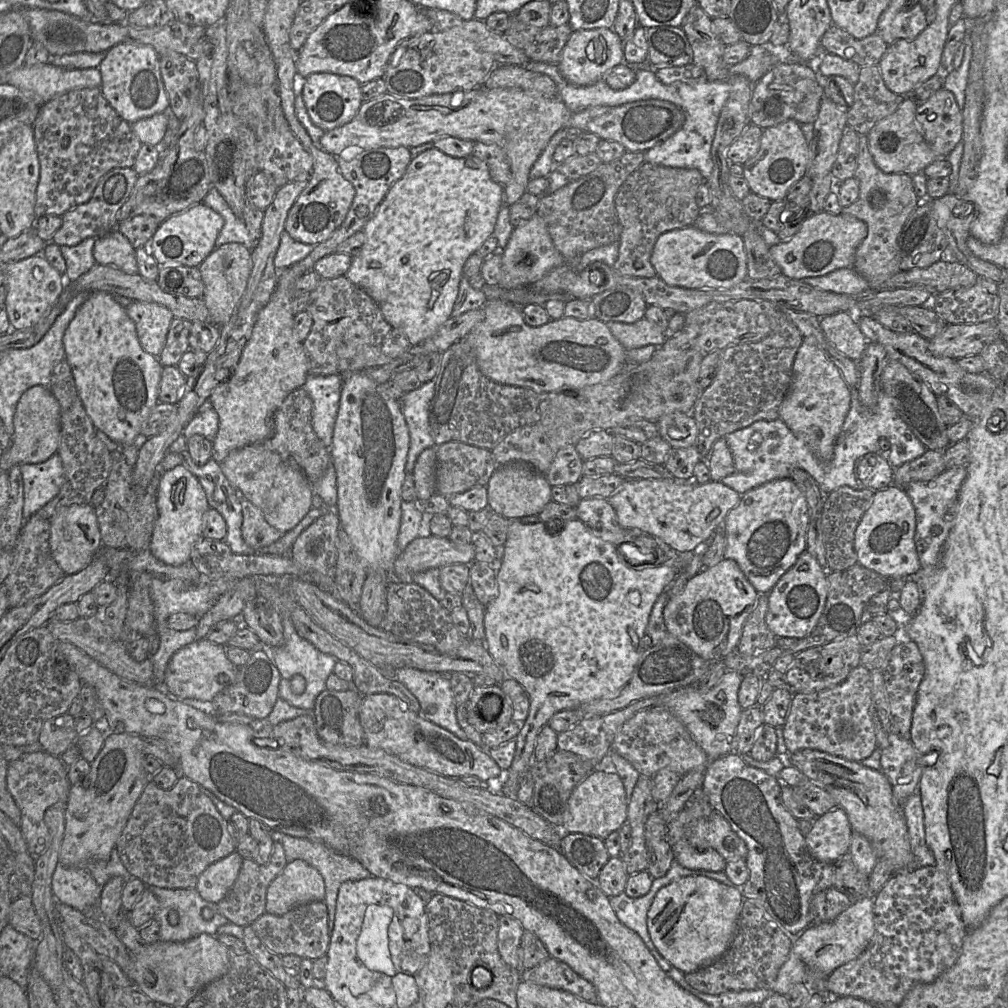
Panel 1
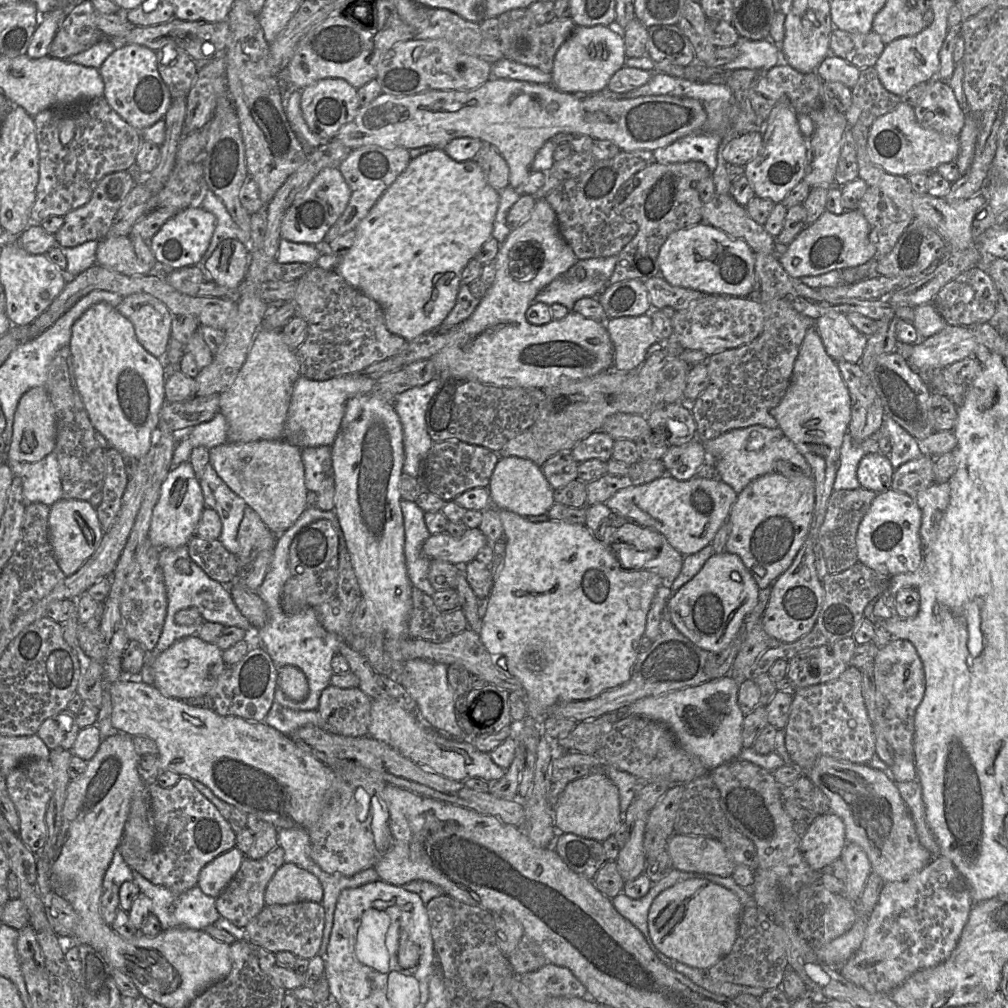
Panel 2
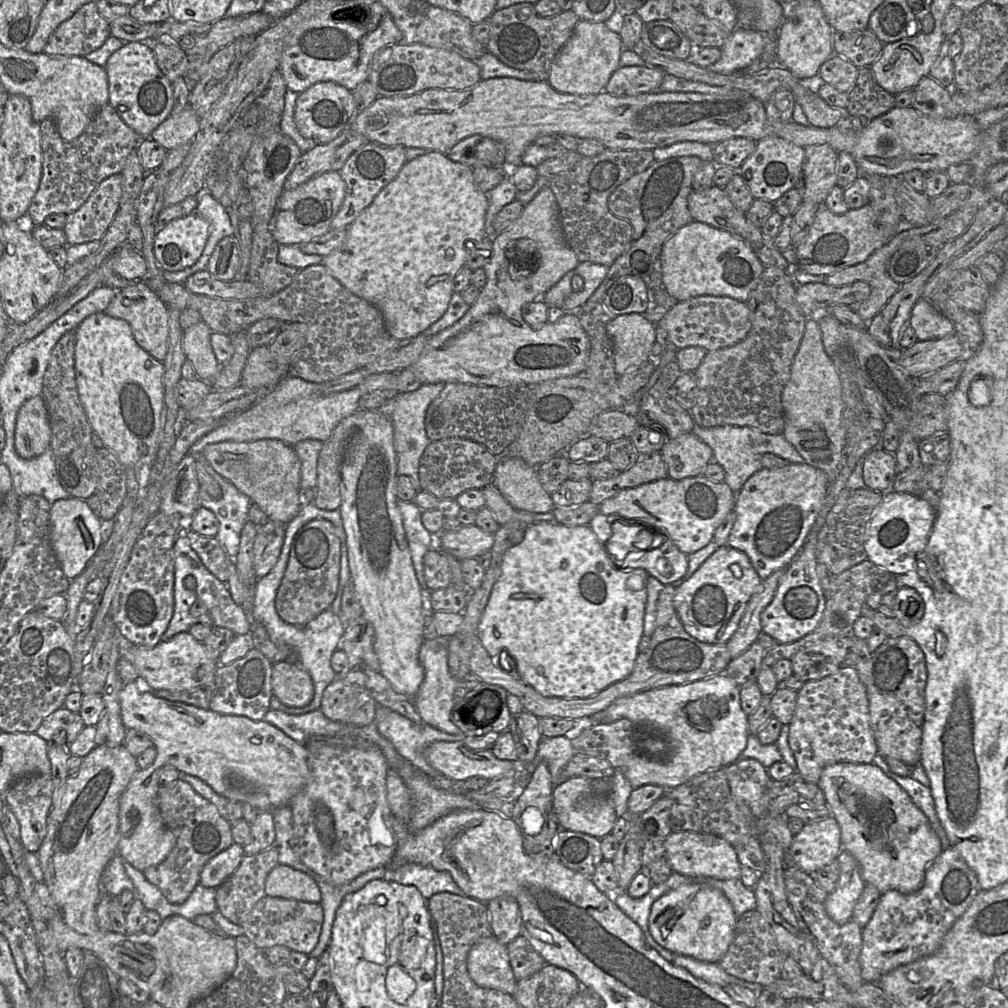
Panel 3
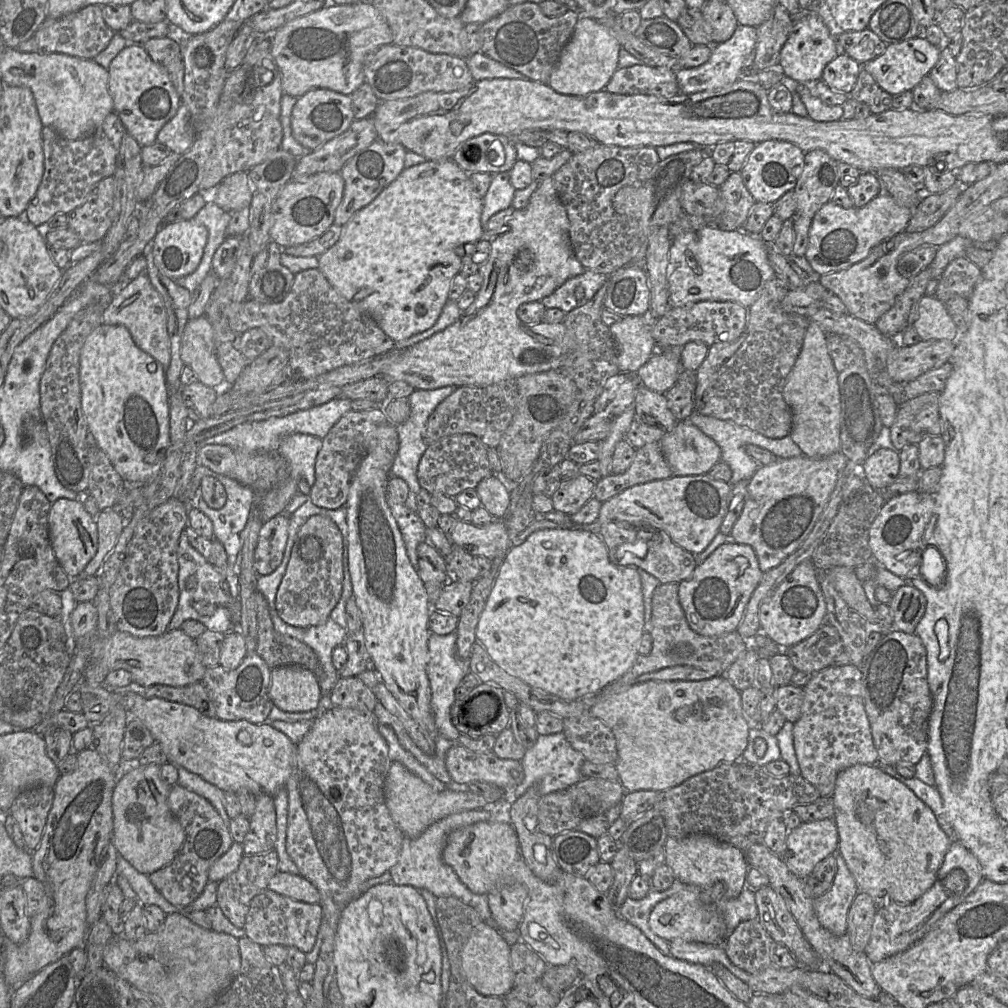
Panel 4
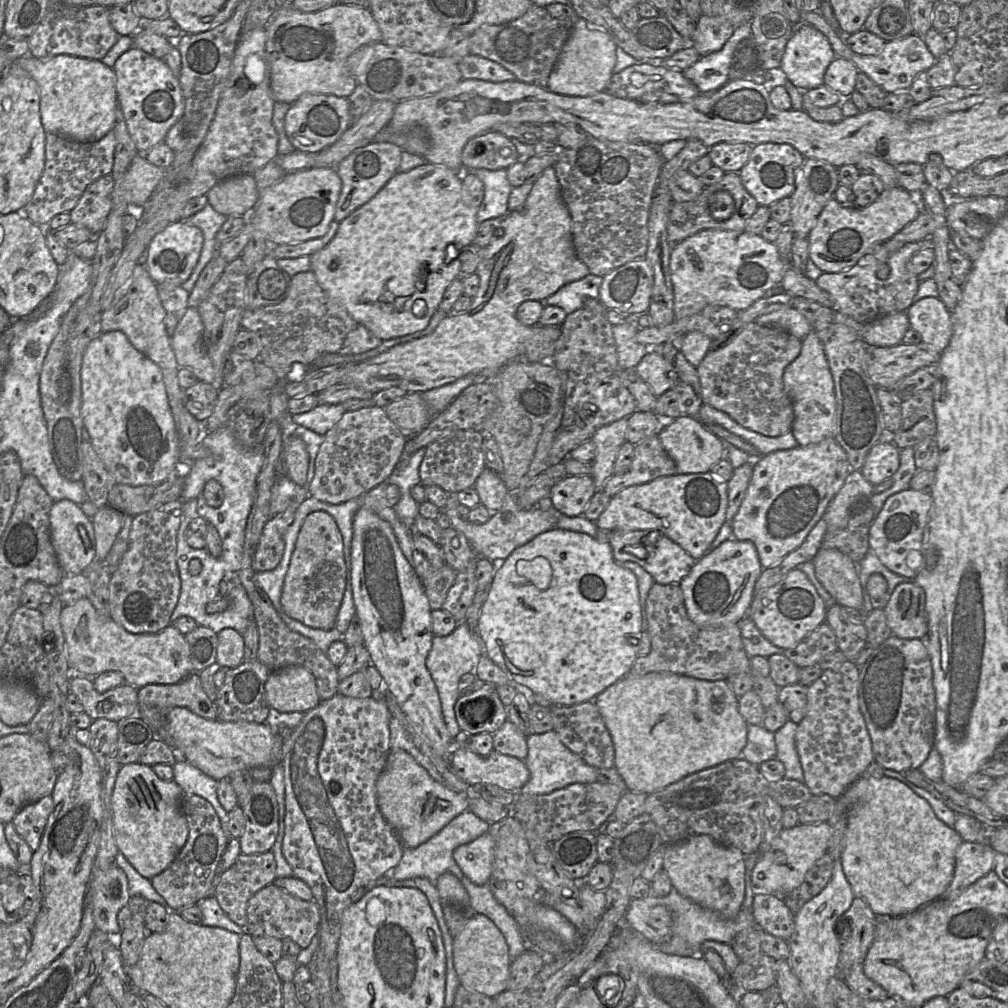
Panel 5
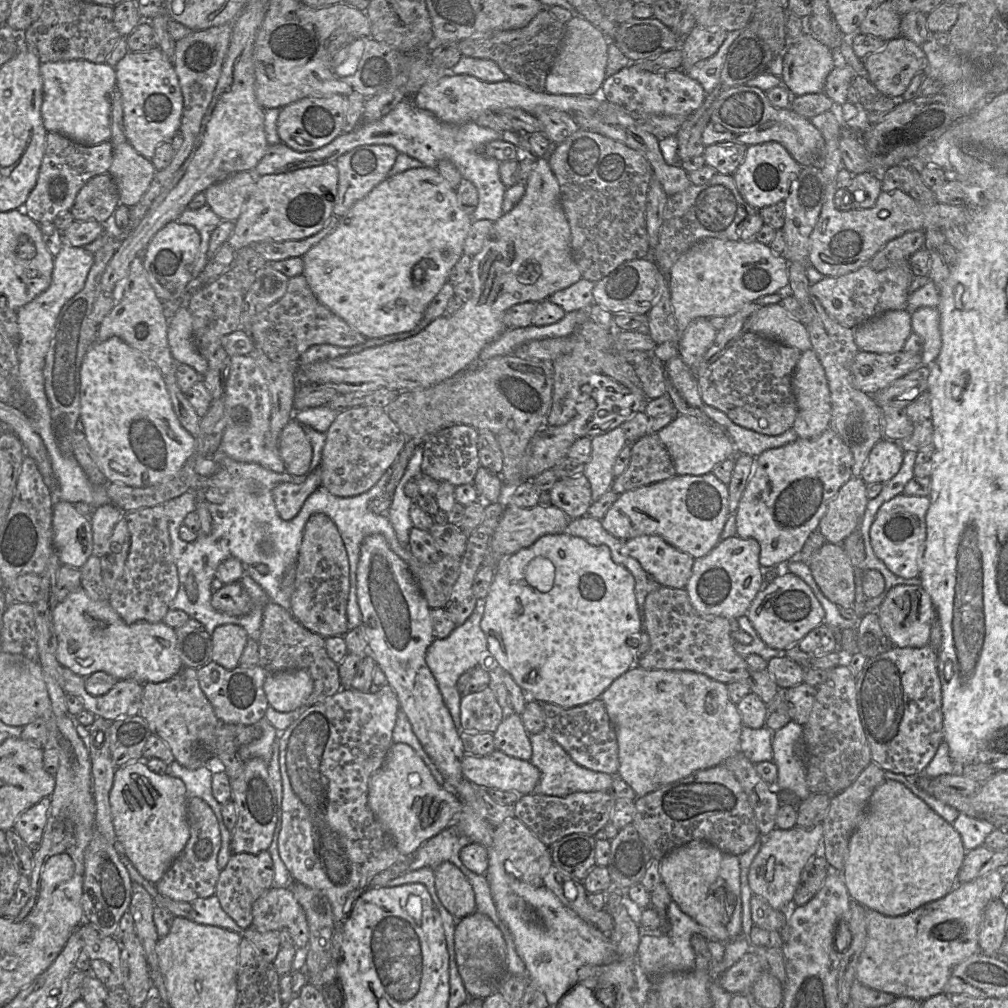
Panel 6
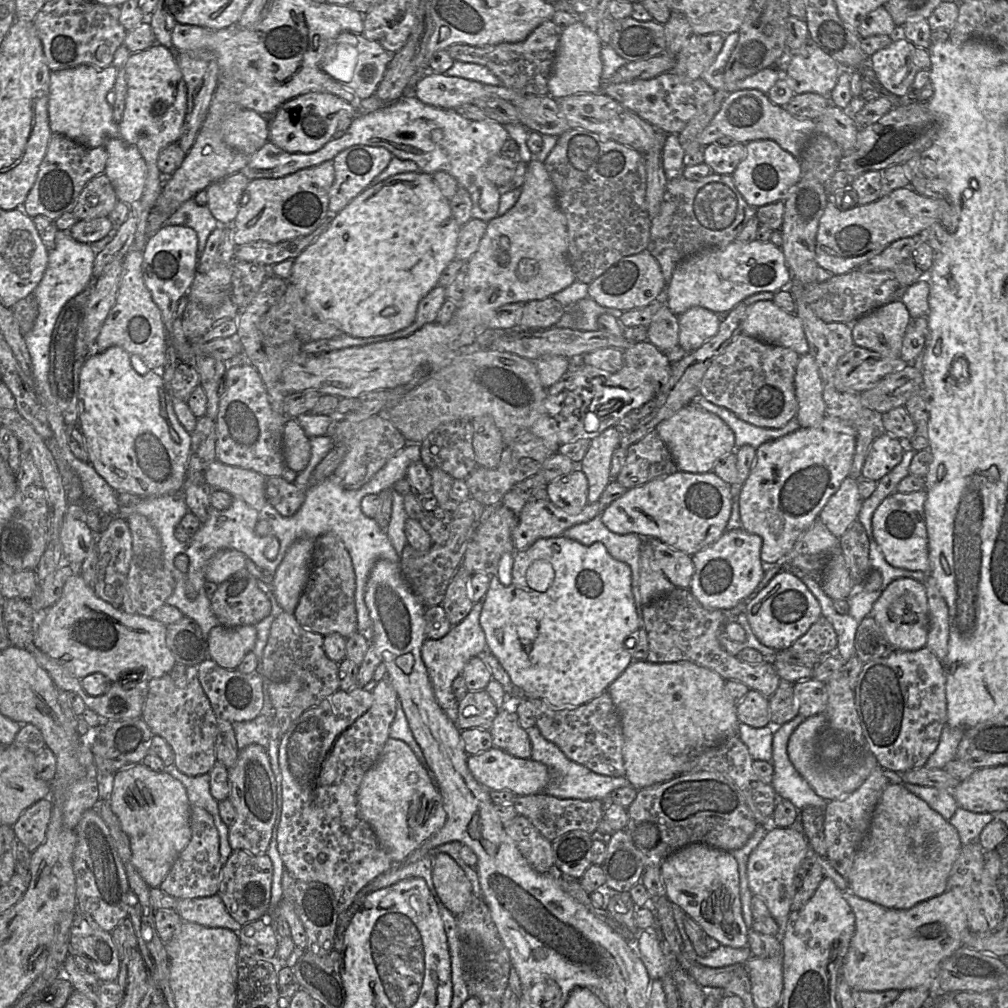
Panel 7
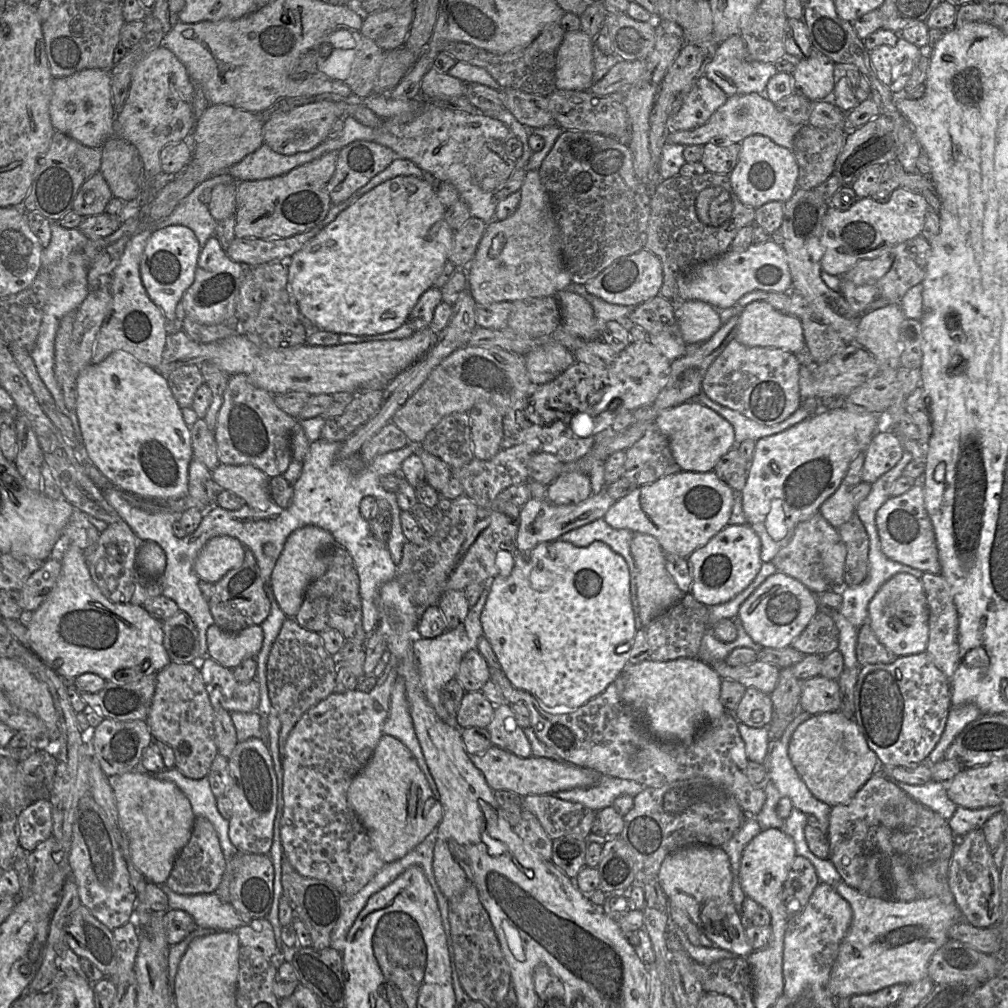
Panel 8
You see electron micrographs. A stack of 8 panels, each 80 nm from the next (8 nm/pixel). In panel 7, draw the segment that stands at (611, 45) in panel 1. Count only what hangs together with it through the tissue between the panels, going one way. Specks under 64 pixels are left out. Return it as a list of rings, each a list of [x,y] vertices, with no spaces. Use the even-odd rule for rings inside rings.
[[[580,20],[563,28],[548,80],[548,95],[557,99],[579,93],[599,93],[603,87],[603,63],[600,56],[602,45],[596,30],[585,26]]]

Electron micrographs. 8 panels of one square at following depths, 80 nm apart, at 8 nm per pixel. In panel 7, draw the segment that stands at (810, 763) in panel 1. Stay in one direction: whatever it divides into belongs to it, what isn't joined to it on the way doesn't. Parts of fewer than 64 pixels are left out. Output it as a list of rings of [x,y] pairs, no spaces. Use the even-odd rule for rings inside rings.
[[[890,783],[873,811],[869,831],[855,855],[847,877],[848,888],[859,898],[880,906],[910,909],[947,890],[948,877],[961,848],[959,834],[949,821],[904,786]]]

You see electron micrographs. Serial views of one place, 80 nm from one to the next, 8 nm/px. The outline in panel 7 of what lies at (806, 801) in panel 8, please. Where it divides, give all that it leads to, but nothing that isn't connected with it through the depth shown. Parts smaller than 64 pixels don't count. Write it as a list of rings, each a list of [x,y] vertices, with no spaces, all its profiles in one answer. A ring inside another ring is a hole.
[[[797,714],[793,719],[775,727],[772,740],[774,768],[771,785],[779,799],[789,800],[799,811],[807,806],[825,808],[827,801],[818,796],[791,763],[787,747],[793,731],[805,720]]]

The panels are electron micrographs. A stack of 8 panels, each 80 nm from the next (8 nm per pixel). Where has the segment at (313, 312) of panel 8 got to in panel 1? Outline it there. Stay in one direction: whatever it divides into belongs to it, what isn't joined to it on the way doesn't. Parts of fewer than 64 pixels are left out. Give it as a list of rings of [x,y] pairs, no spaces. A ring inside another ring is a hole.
[[[433,146],[410,161],[402,178],[393,184],[374,216],[367,222],[363,228],[365,242],[359,253],[352,257],[351,265],[345,276],[378,304],[384,319],[394,328],[401,330],[412,346],[420,344],[433,335],[451,317],[459,292],[459,284],[463,277],[463,266],[467,259],[494,233],[499,211],[504,204],[503,195],[504,187],[491,178],[489,169],[482,160],[474,155],[466,158],[454,158]]]

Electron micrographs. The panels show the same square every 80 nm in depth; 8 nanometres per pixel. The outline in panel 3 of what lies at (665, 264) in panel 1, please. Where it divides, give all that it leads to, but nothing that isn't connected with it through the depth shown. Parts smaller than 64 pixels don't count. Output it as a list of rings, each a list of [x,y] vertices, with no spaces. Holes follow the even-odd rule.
[[[692,221],[678,229],[662,246],[662,283],[678,302],[697,296],[727,296],[747,301],[765,266],[744,240],[708,224]]]

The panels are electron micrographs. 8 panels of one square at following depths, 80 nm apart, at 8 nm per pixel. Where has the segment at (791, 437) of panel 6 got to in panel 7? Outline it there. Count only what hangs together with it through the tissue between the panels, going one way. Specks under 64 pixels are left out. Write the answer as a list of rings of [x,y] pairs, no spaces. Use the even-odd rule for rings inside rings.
[[[698,395],[693,403],[717,415],[731,428],[735,436],[735,449],[744,445],[750,445],[756,449],[761,444],[792,433],[800,427],[796,416],[783,427],[763,428],[739,419],[730,410],[707,401],[701,395]]]

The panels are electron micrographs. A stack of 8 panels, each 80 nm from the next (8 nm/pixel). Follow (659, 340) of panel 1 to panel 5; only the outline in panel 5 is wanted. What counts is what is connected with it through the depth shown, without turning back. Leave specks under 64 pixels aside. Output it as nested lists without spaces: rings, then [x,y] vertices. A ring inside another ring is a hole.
[[[638,323],[612,327],[620,369],[634,369],[648,353],[648,347],[635,339],[638,331]]]

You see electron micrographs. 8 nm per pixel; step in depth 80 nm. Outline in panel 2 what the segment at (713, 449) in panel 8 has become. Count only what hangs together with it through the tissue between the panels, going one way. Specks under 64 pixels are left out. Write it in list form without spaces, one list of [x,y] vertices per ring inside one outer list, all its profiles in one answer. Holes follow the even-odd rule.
[[[695,437],[688,443],[669,446],[662,460],[666,474],[680,481],[688,481],[697,476],[699,468],[707,458],[704,445]]]

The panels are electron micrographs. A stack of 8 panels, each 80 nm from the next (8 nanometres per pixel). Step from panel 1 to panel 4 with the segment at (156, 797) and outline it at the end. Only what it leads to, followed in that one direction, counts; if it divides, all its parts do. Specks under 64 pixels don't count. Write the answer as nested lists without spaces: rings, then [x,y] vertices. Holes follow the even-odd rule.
[[[178,783],[170,787],[167,805],[183,827],[185,841],[172,862],[148,875],[148,878],[168,902],[178,907],[186,907],[203,892],[208,883],[210,867],[230,848],[233,839],[212,804]]]

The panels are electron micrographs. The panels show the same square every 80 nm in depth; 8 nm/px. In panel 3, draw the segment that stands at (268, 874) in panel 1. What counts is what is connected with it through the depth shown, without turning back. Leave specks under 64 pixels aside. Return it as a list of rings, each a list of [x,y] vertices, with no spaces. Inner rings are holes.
[[[274,845],[257,854],[245,854],[237,869],[216,889],[217,909],[232,923],[242,925],[254,905],[265,895],[268,874],[279,864],[279,851]]]

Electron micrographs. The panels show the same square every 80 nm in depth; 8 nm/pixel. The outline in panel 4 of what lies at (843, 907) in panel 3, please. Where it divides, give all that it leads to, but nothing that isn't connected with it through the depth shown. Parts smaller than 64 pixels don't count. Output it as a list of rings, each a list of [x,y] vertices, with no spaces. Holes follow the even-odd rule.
[[[836,853],[836,860],[837,872],[832,886],[822,896],[814,898],[813,906],[821,926],[841,936],[846,934],[848,912],[859,889],[843,856]]]

